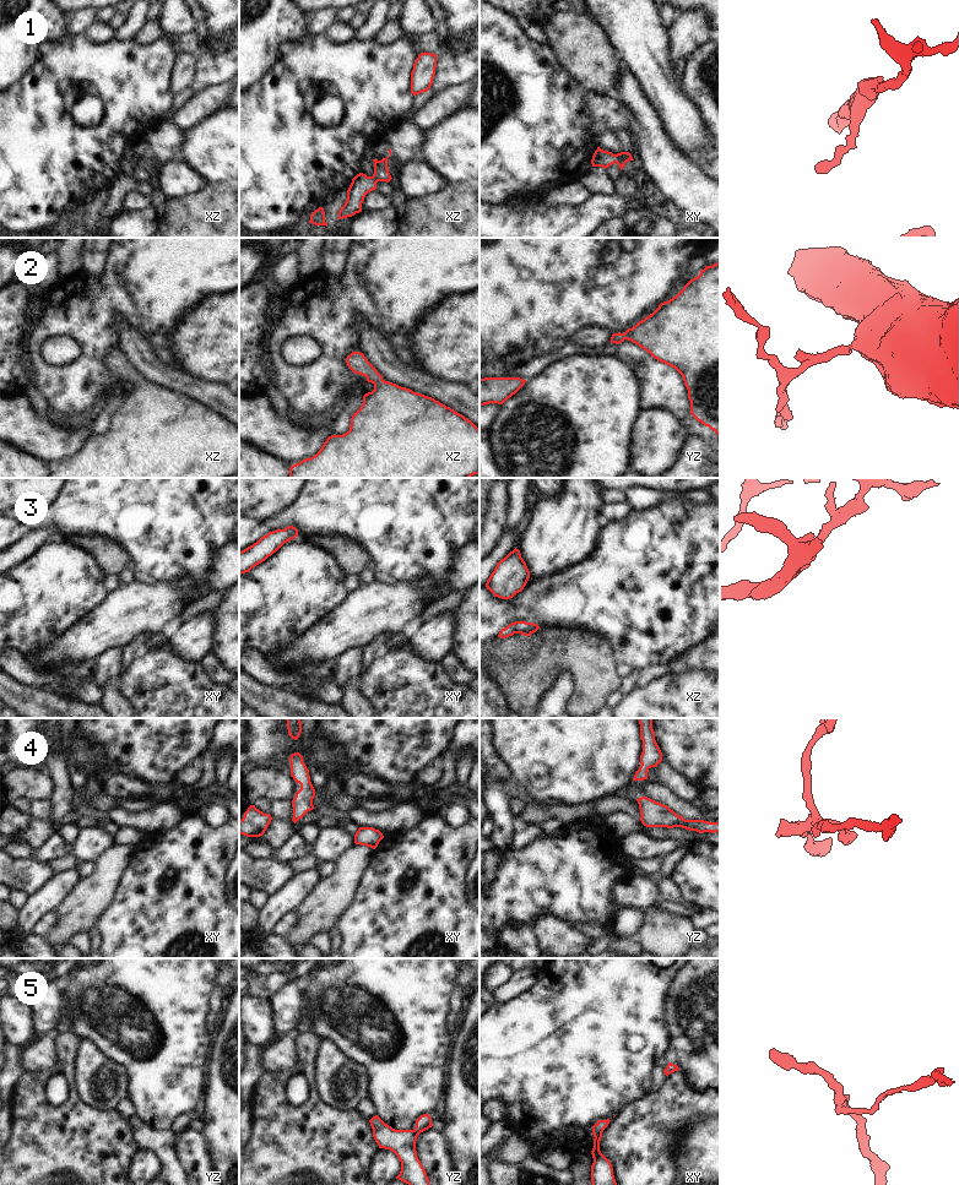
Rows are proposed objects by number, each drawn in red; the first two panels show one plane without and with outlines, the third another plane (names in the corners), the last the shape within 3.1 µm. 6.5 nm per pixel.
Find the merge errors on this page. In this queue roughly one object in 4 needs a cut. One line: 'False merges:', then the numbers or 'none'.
False merges: 5

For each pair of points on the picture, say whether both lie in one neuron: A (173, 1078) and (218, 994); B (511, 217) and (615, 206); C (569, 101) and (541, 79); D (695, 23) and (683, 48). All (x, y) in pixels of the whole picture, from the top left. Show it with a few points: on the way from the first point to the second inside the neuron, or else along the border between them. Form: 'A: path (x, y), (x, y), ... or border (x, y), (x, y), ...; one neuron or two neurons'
A: border (216, 984), (210, 996), (210, 1011); two neurons
B: path (537, 219), (584, 219), (589, 216); one neuron
C: path (562, 99), (548, 86); one neuron
D: path (691, 30), (684, 36), (683, 42); one neuron

